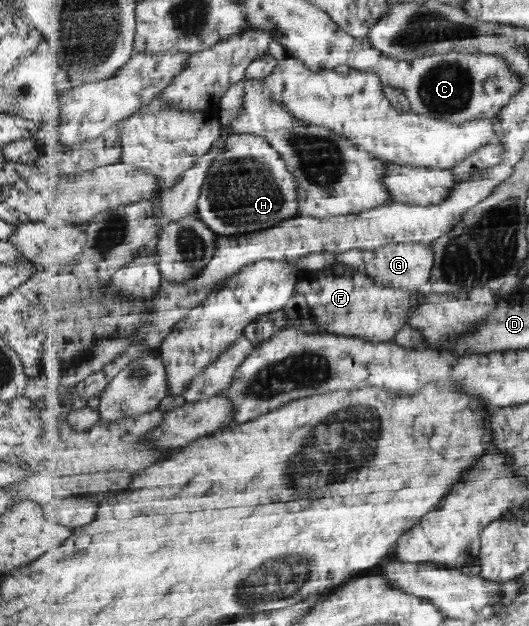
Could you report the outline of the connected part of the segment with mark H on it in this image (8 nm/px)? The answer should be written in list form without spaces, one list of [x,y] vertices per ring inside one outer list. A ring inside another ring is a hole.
[[[256,134],[231,135],[227,140],[227,150],[215,158],[202,194],[198,202],[198,215],[218,236],[231,236],[256,231],[265,232],[280,225],[281,222],[297,218],[299,213],[299,188],[296,176],[290,172],[285,159],[279,155],[266,138]]]

